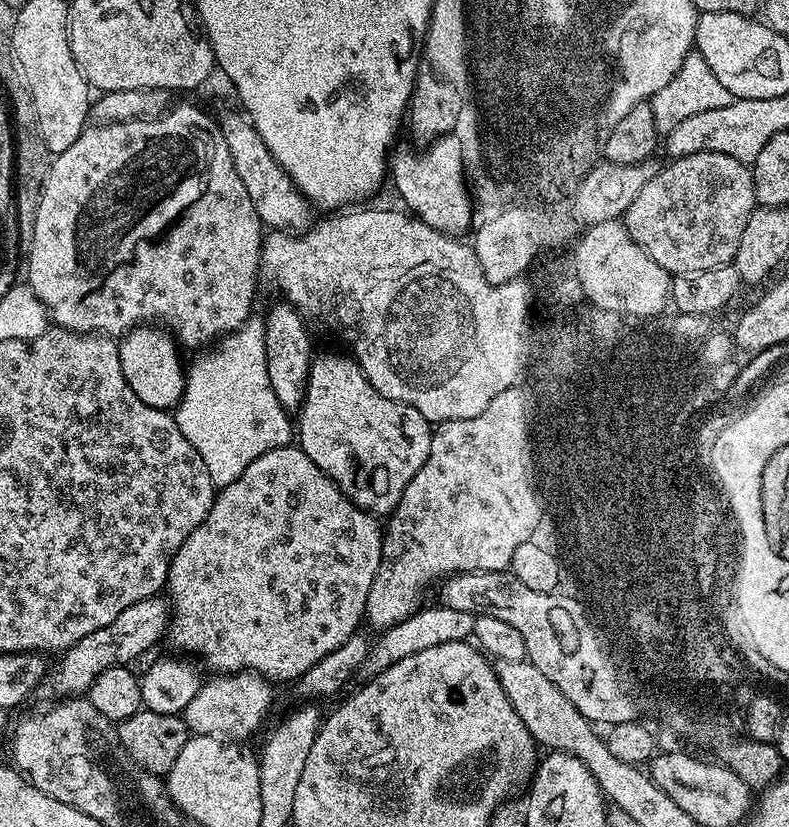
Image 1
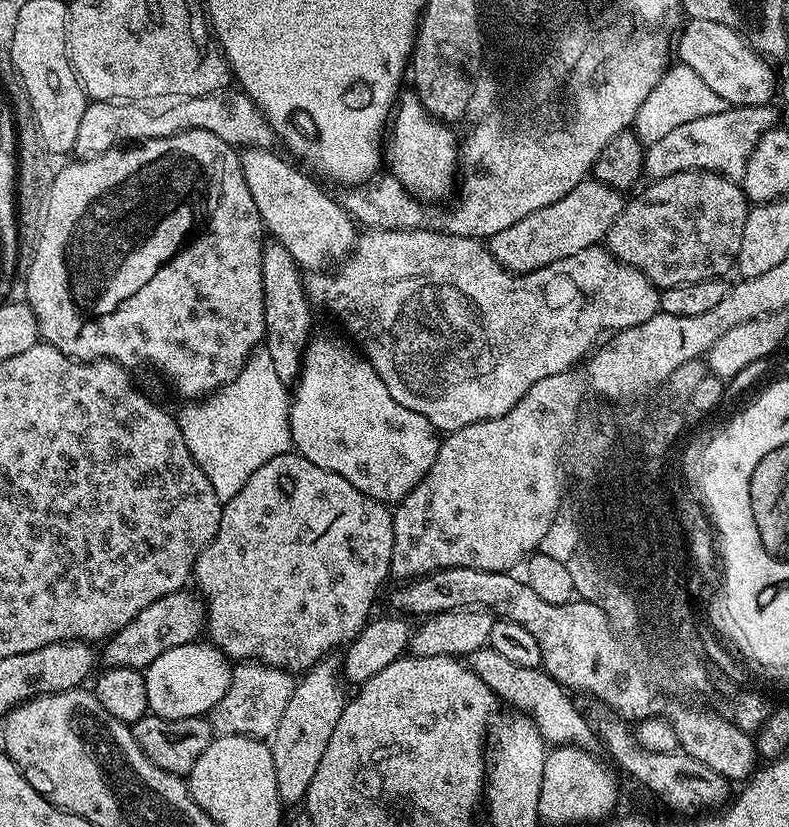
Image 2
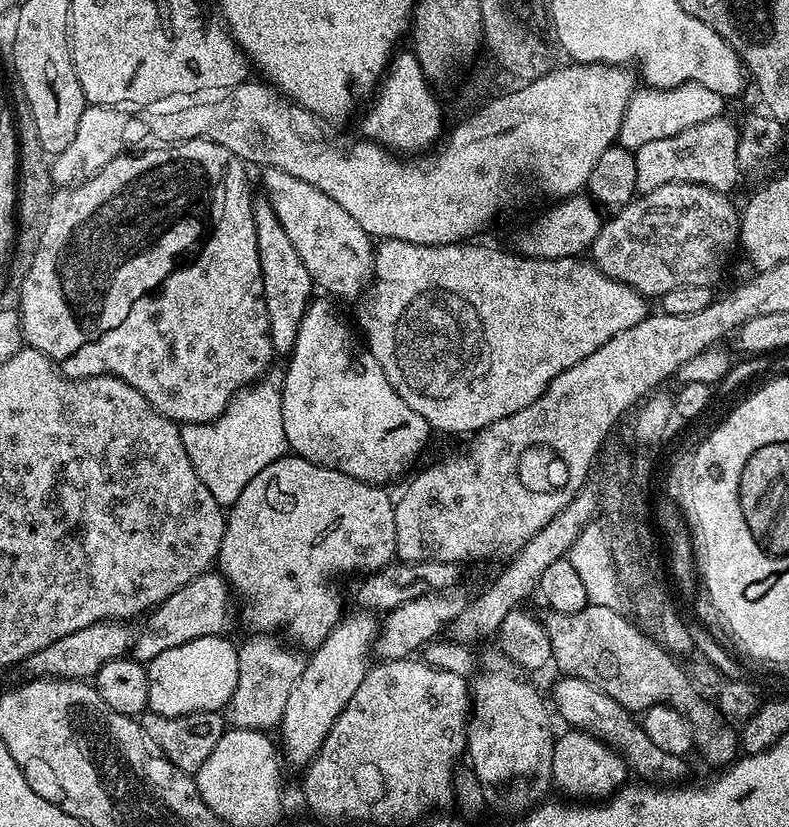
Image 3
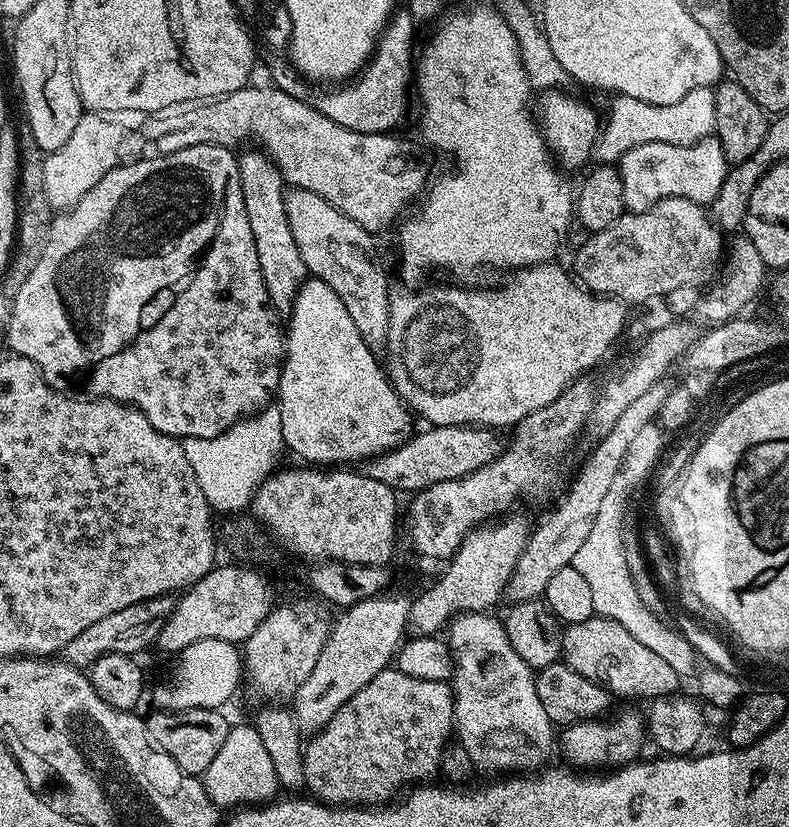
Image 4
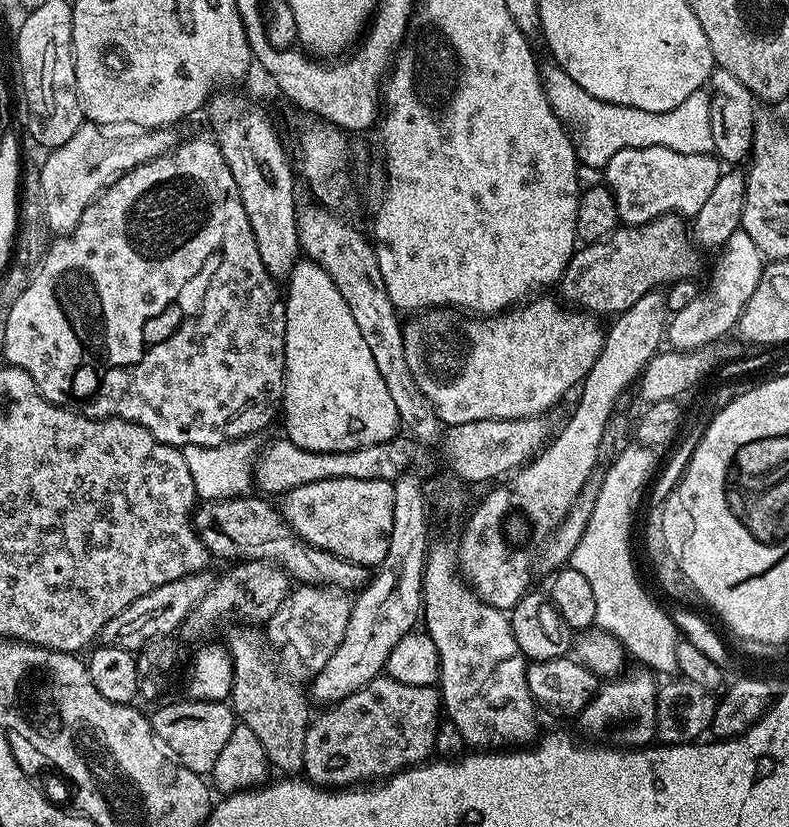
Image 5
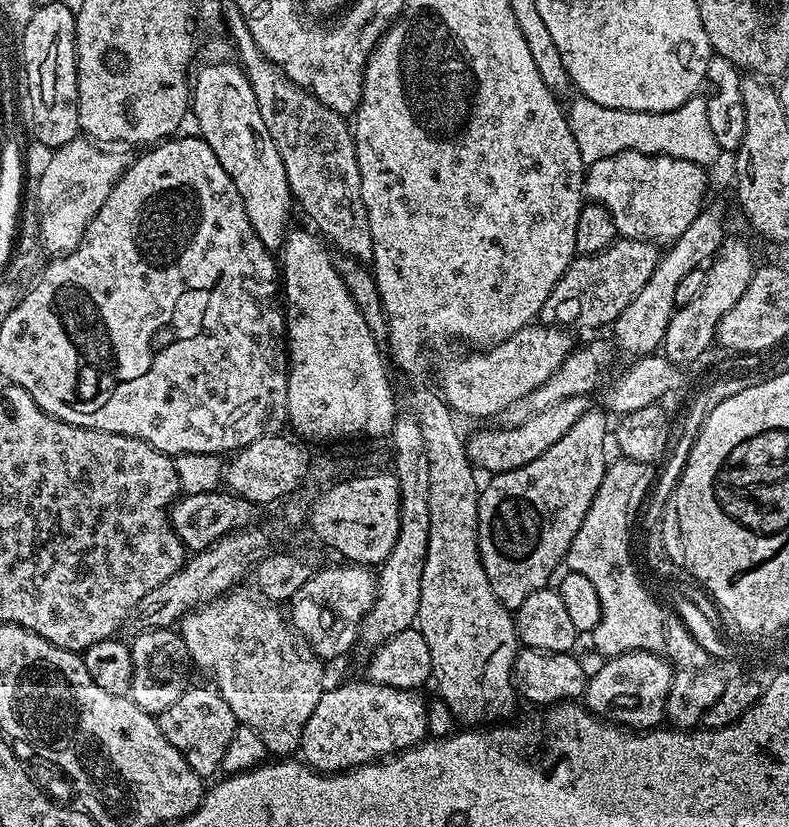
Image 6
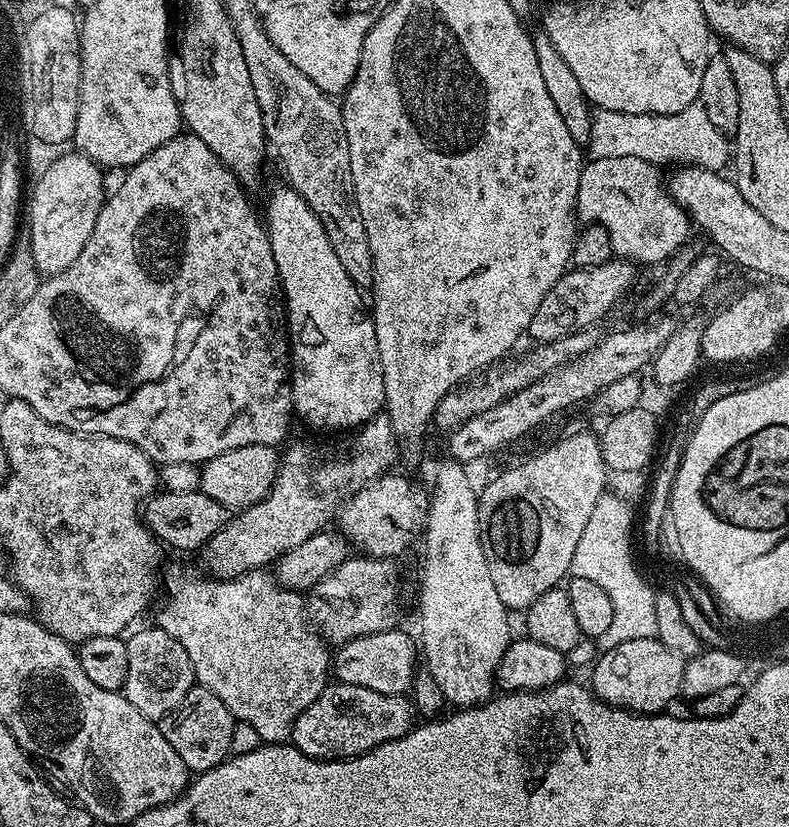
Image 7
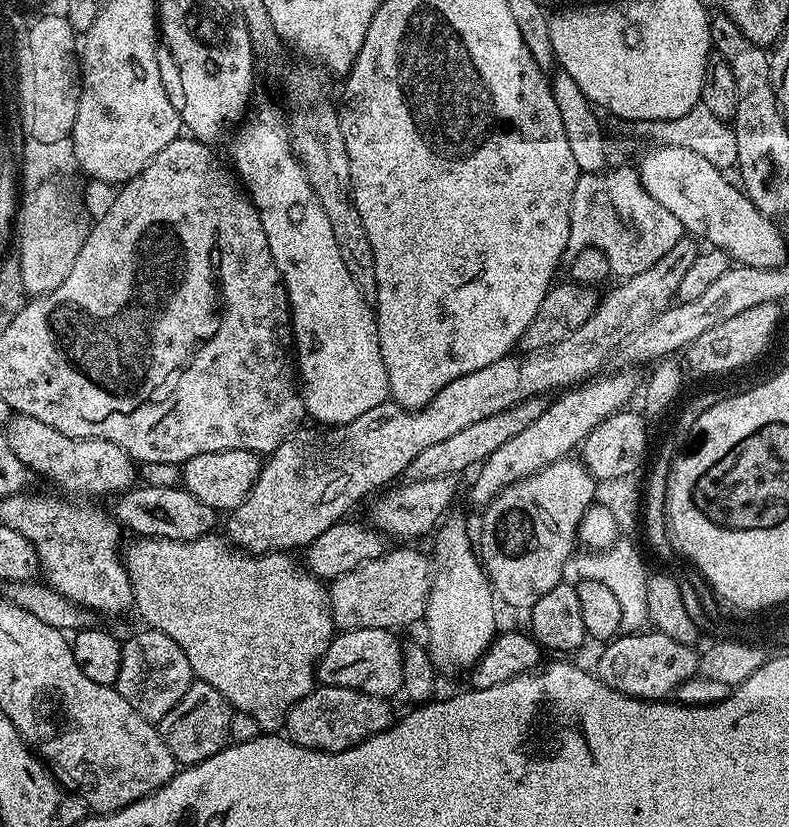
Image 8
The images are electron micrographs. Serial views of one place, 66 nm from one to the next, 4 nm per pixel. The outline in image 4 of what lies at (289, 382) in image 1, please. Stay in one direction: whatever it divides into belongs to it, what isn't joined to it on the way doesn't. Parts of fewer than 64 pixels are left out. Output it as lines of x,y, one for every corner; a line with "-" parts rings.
263,150
239,153
240,185
242,186
242,202
246,202
246,218
250,221
250,230
254,230
254,246
258,249
258,266
262,266
262,282
266,282
268,301
279,312
281,317
287,318
292,314
292,307
296,295
310,273
306,262
302,262
302,254
298,254
298,242
294,242
294,234
290,231
290,218
286,218
286,181
280,168

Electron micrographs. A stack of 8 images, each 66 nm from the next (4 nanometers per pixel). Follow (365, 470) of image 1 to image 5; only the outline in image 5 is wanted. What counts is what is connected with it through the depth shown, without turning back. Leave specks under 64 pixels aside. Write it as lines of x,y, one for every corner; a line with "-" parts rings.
301,258
294,266
291,276
286,281
286,299
284,300
284,313
286,314
286,342
284,343
284,398
282,401
282,420
284,416
283,435
294,446
302,446
302,450
315,452
349,452
358,450
362,446
370,446
378,442
392,440
401,431
400,415
394,406
394,398
390,398
390,390
386,390
386,382
382,382
382,374
378,374
378,366
374,357
370,355
370,346
362,338
362,330
358,330
358,322
354,322
354,314
350,314
350,306
346,306
346,298
334,286
334,278
322,270
313,260

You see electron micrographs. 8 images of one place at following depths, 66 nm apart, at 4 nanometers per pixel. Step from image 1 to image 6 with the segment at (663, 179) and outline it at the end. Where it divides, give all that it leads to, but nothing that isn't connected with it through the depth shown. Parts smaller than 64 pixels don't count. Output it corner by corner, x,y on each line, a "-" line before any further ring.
617,238
609,248
598,254
577,255
554,290
550,290
550,298
546,298
540,311
539,323
565,330
615,324
618,314
622,314
622,310
626,310
626,306
630,306
630,302
634,302
634,297
642,291
642,286
650,282
650,274
654,274
661,255
661,249
647,240
623,238

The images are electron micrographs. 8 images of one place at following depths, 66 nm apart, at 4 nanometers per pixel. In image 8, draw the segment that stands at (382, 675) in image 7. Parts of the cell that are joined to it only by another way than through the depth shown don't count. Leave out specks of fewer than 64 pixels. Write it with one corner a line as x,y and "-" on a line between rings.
361,626
333,635
330,646
316,663
316,678
321,685
337,688
353,688
371,696
392,698
403,686
402,640
395,631
386,628

